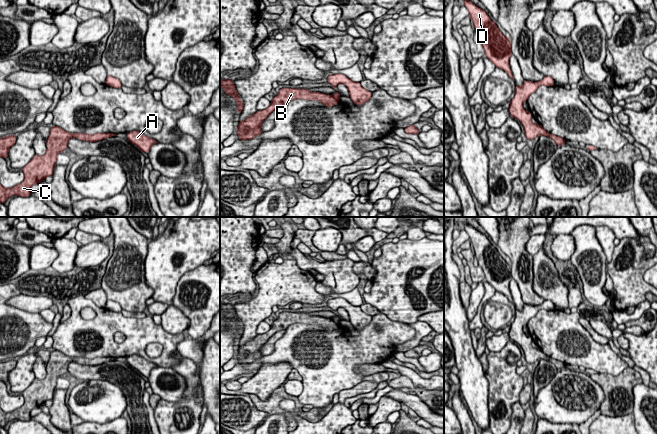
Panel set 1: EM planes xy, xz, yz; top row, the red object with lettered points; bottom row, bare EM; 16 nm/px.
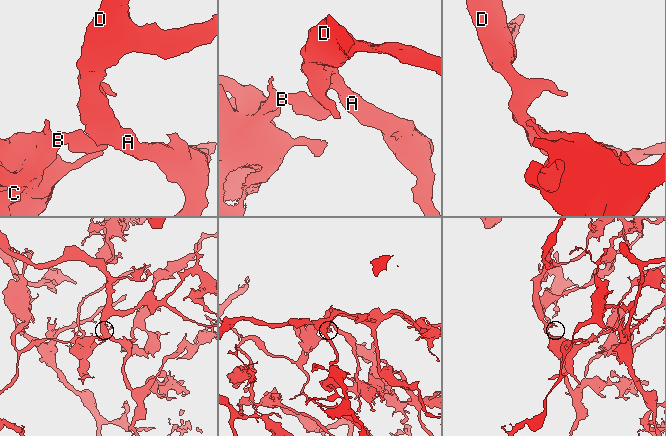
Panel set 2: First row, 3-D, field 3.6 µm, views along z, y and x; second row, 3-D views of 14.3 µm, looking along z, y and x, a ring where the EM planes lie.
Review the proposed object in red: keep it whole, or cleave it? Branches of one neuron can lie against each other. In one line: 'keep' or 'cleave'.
cleave

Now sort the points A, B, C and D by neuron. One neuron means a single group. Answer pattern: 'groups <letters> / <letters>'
groups A D / B C

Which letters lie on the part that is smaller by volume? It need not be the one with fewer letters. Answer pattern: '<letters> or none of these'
B, C

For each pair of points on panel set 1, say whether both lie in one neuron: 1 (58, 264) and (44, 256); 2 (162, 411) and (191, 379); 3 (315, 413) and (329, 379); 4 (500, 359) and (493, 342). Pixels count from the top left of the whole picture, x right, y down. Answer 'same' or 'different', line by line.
1: different
2: same
3: different
4: different

